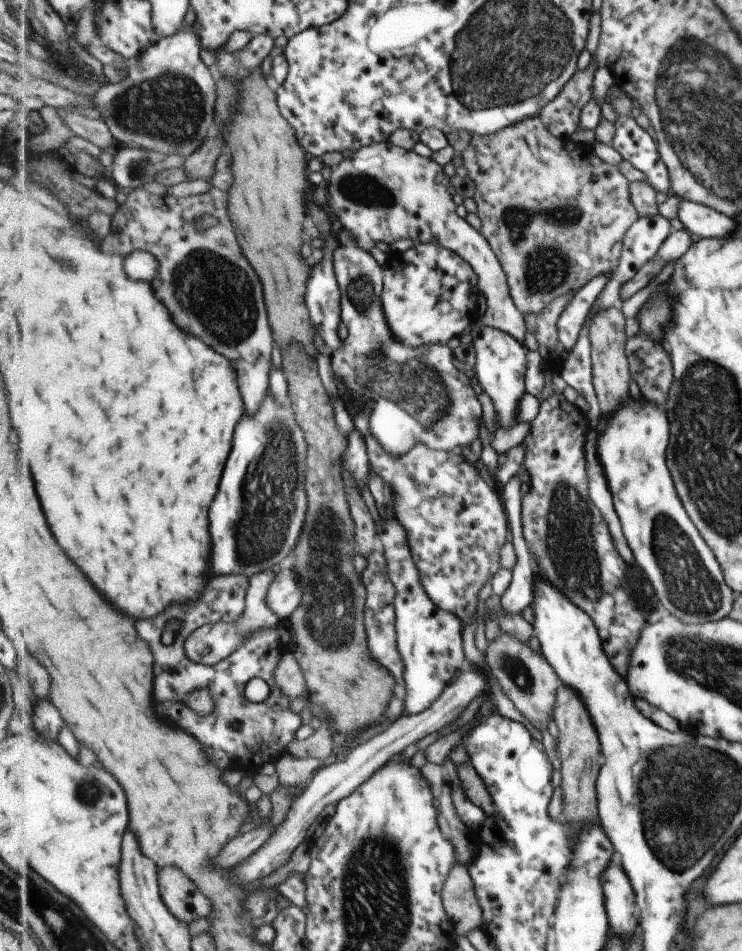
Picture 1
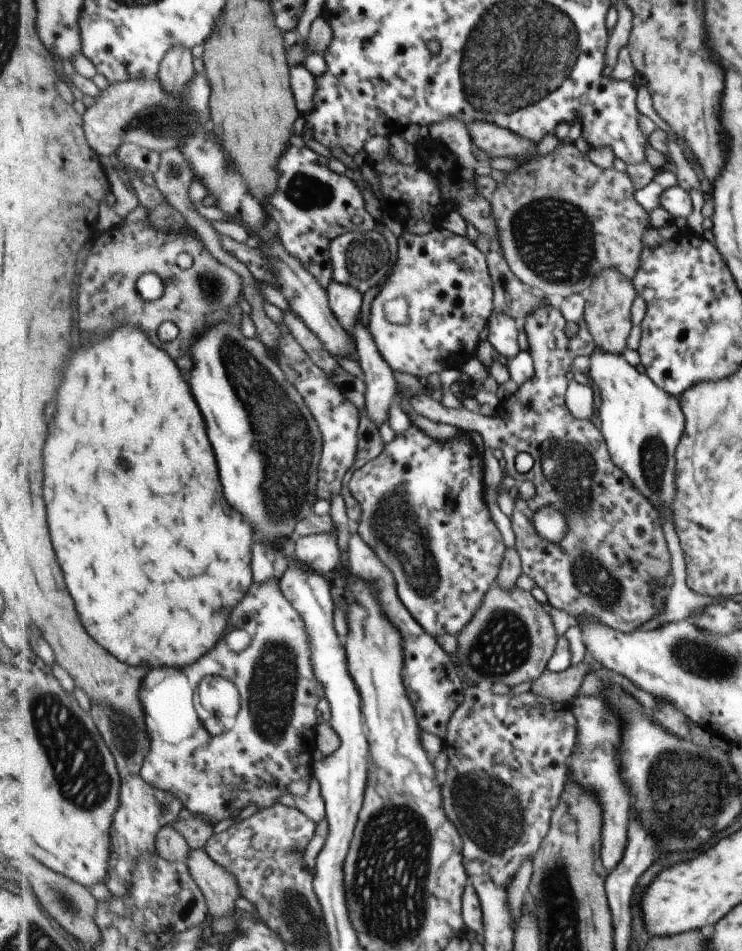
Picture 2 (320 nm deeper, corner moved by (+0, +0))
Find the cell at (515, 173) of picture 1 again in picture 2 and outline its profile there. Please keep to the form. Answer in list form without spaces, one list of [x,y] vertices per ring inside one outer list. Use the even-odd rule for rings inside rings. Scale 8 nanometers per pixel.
[[[474,121],[469,124],[469,129],[470,135],[472,136],[472,142],[492,158],[504,156],[528,156],[528,162],[521,165],[522,167],[520,169],[512,172],[511,174],[503,173],[506,178],[503,183],[497,184],[497,188],[491,199],[492,207],[494,208],[494,215],[498,222],[498,240],[500,242],[498,249],[505,255],[511,270],[513,270],[513,272],[525,284],[527,284],[527,287],[530,287],[534,291],[540,293],[545,298],[559,302],[574,294],[582,293],[586,295],[587,290],[591,288],[594,280],[600,275],[600,272],[604,271],[604,268],[607,267],[617,267],[626,277],[629,277],[632,281],[634,280],[635,273],[638,271],[642,260],[644,247],[643,234],[645,234],[645,230],[650,226],[651,212],[639,201],[635,200],[636,188],[634,181],[624,168],[621,171],[617,171],[613,166],[609,169],[602,169],[599,168],[599,166],[595,166],[595,164],[589,160],[589,156],[577,148],[575,142],[562,144],[553,154],[539,157],[536,154],[538,147],[536,143],[513,133],[512,130],[500,127],[498,124],[490,123],[489,121]]]

